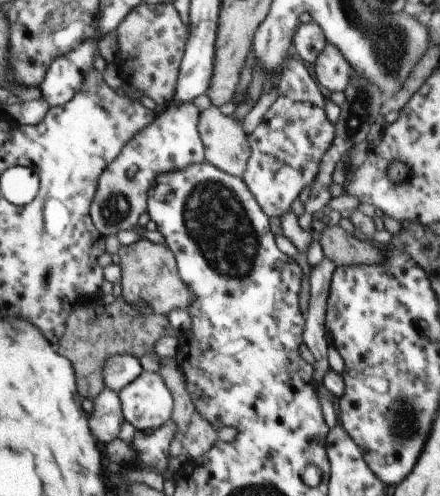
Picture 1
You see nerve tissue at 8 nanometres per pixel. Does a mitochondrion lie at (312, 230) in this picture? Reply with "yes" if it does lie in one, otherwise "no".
no

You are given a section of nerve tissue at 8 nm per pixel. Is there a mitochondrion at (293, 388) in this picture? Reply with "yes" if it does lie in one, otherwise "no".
no

